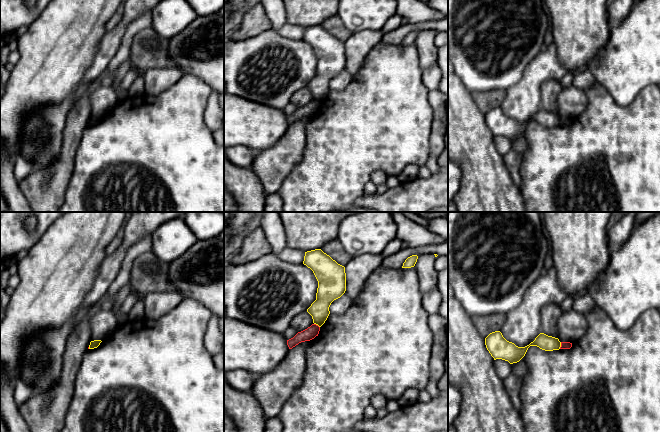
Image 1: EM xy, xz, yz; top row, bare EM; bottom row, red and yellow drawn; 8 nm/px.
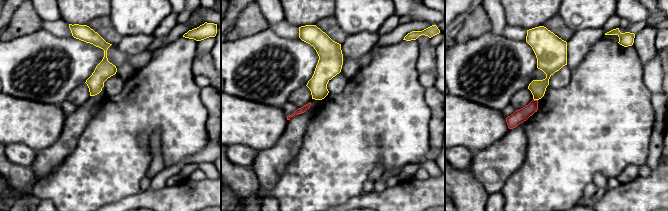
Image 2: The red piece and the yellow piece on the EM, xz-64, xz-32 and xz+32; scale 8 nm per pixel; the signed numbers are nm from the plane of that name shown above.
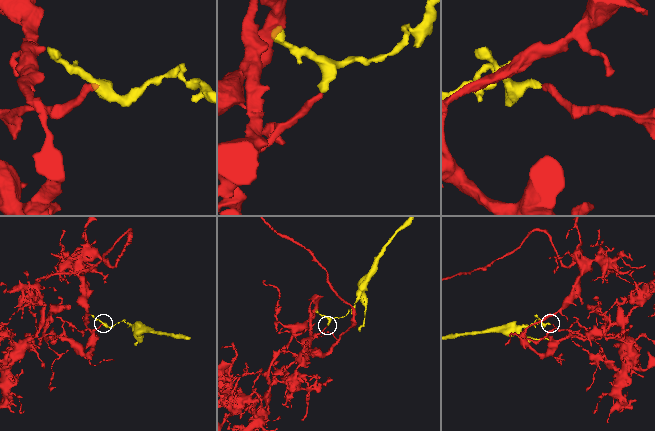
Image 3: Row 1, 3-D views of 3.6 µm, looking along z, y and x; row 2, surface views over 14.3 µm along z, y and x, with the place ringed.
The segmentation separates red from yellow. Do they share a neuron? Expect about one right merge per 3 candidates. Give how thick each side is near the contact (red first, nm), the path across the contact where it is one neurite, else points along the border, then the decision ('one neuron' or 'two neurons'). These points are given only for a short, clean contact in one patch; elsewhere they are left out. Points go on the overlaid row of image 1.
calibres 60 and 130 nm; border yz (561, 342), (559, 348); two neurons

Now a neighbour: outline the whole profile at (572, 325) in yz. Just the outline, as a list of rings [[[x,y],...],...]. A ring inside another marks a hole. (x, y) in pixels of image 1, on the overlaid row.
[[[571,310],[560,315],[556,326],[559,341],[574,344],[586,333],[588,322],[583,313]]]

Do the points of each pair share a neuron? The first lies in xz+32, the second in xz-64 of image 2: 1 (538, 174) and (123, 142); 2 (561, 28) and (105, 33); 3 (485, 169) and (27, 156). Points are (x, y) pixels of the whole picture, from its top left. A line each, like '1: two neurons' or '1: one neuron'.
1: one neuron
2: one neuron
3: two neurons

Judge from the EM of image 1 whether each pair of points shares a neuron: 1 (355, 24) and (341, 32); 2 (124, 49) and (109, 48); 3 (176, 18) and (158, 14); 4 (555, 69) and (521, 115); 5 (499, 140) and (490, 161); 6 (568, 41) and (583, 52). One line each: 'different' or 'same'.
1: different
2: different
3: same
4: same
5: different
6: same

